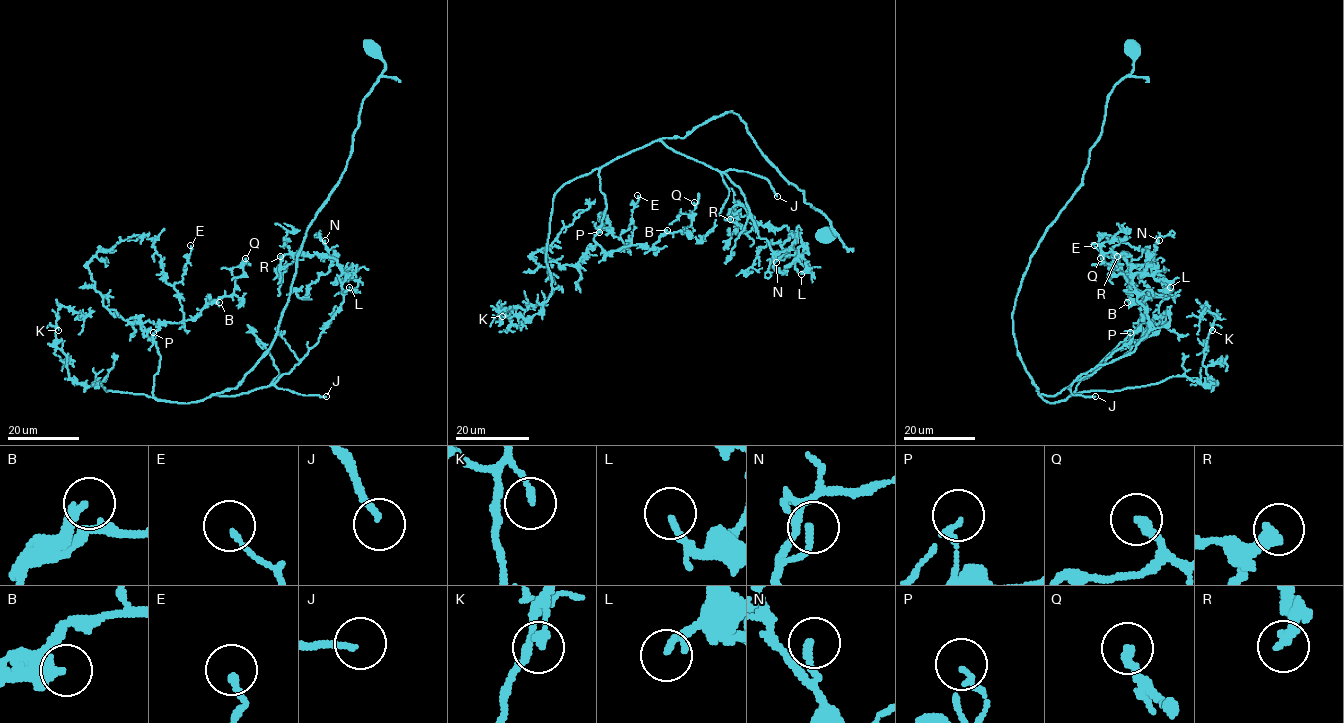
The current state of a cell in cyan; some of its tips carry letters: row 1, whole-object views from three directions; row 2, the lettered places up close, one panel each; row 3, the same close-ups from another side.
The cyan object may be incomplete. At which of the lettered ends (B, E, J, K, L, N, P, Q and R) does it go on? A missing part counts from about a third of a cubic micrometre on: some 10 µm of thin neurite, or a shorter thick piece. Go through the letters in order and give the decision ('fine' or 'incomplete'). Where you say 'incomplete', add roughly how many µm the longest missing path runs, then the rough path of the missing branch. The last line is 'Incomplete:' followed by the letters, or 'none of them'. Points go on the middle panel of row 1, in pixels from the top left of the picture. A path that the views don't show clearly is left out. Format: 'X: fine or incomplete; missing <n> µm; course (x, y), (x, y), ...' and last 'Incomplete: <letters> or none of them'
B: fine
E: fine
J: incomplete; missing 80 µm
K: fine
L: incomplete; missing 35 µm; course (801, 274), (791, 302), (786, 306), (753, 308), (744, 318), (730, 322)
N: fine
P: fine
Q: incomplete; missing 15 µm
R: fine
Incomplete: J, L, Q

